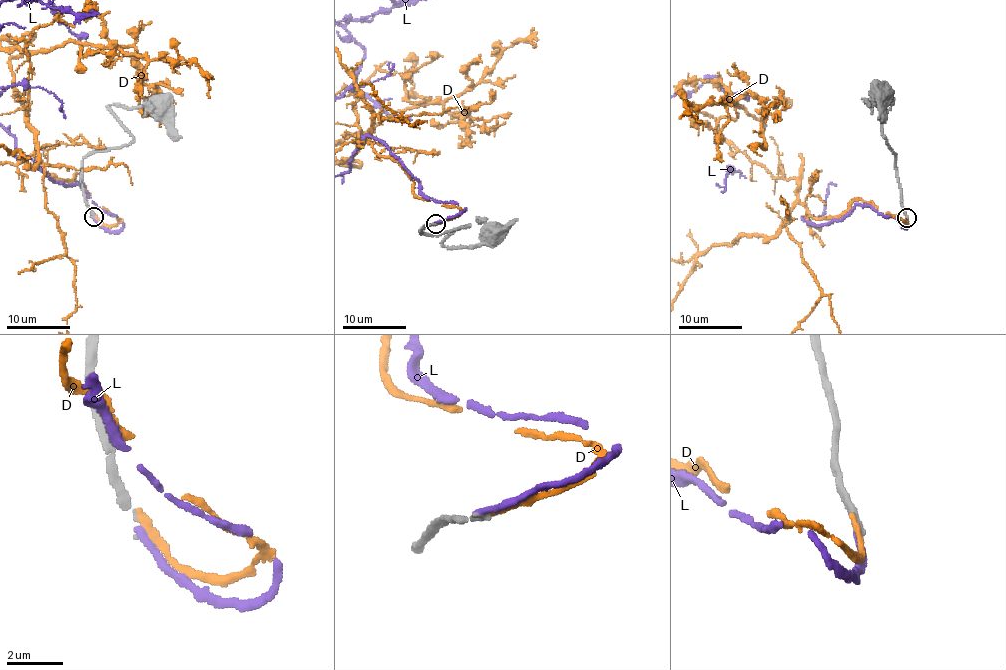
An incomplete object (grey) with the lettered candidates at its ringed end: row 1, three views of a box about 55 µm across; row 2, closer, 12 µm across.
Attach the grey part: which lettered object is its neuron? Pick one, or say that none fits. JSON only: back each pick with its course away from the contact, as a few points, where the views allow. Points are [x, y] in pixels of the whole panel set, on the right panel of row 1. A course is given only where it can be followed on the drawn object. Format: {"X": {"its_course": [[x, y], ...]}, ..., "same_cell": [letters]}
{"same_cell": []}

